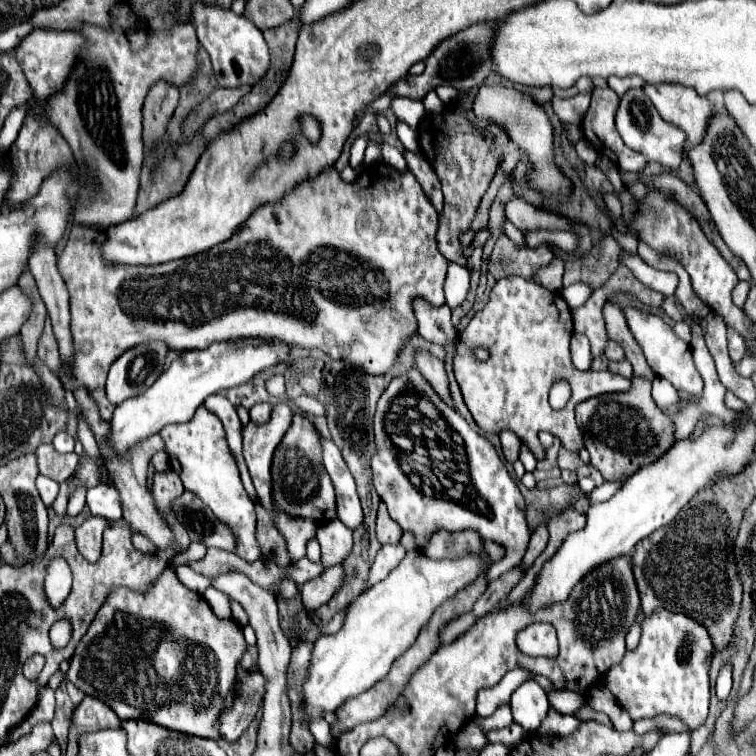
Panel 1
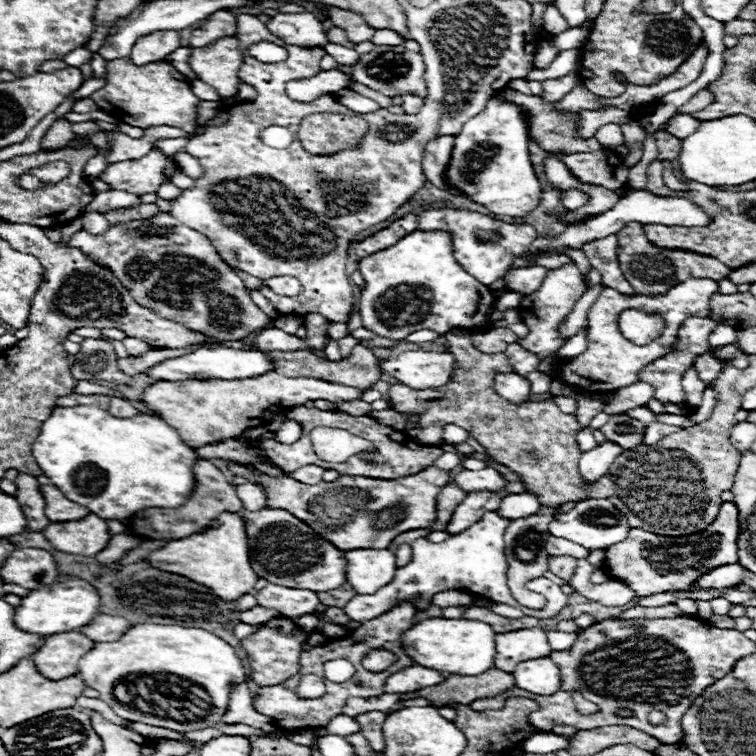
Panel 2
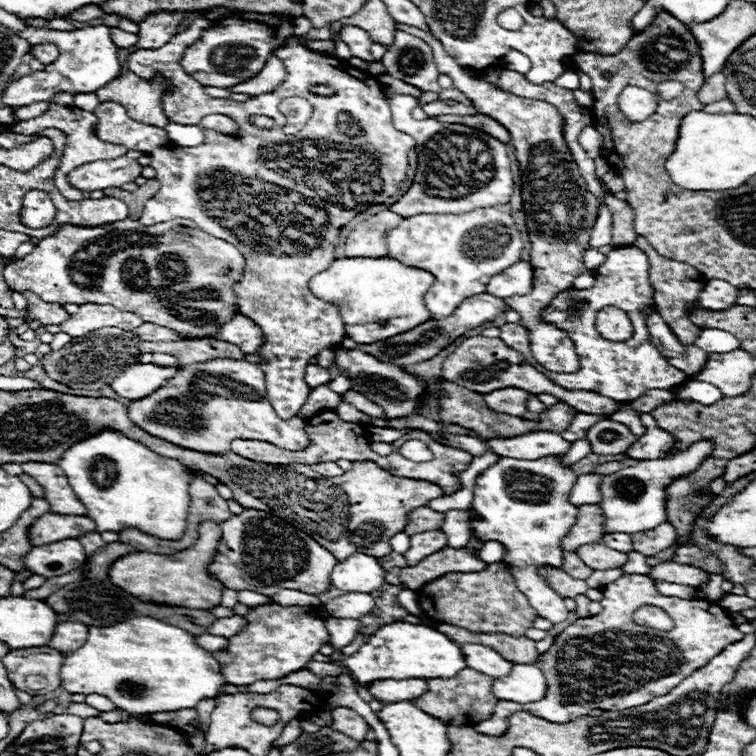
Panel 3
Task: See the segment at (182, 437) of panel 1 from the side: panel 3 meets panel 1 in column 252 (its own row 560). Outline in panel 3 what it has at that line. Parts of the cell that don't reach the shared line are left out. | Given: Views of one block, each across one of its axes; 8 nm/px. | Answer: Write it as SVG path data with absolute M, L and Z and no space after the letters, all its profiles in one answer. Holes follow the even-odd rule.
M544 456L538 460L502 458L498 464L490 466L478 476L474 488L472 508L478 510L484 516L484 520L470 520L472 534L486 542L496 540L506 546L508 552L502 558L502 562L512 566L518 588L526 594L530 606L538 612L538 616L550 620L552 624L564 622L568 618L568 610L564 606L564 600L546 586L544 577L539 574L538 569L545 565L562 566L563 551L560 550L560 542L576 524L578 516L578 506L568 502L568 494L576 478L578 476L570 466L560 464L560 456ZM516 494L536 494L536 500L524 500Z

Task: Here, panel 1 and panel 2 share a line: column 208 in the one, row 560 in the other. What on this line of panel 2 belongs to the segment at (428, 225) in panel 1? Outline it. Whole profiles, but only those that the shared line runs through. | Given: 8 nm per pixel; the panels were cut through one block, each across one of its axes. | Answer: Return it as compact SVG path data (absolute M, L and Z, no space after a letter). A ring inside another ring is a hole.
M262 508L256 512L244 510L240 518L246 524L246 536L248 536L248 550L250 550L250 564L258 578L268 580L270 584L282 584L288 588L314 588L314 592L328 592L336 590L346 582L346 558L344 552L334 548L328 540L322 540L308 524L298 520L296 516L290 516L290 512L280 508Z

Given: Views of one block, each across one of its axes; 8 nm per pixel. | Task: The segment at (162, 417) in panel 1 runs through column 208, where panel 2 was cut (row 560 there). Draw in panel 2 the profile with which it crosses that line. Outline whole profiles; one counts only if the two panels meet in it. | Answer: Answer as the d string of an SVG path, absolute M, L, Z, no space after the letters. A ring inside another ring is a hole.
M358 548L346 554L346 580L358 594L374 594L396 572L396 556L390 550Z

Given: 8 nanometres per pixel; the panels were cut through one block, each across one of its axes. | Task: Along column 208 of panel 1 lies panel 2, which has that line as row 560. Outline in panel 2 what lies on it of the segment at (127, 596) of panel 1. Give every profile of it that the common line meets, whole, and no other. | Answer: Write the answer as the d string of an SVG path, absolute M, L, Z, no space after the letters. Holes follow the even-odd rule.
M724 502L720 506L714 524L696 536L666 538L650 534L642 528L630 528L628 538L622 544L614 544L606 550L606 574L628 584L638 596L648 596L666 590L684 590L694 584L702 572L718 568L718 564L738 562L738 506L734 502Z

